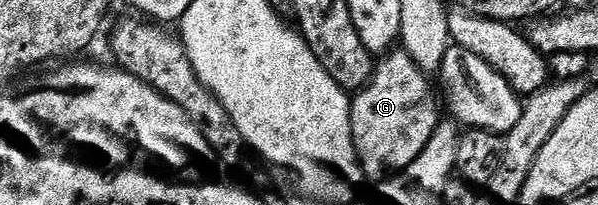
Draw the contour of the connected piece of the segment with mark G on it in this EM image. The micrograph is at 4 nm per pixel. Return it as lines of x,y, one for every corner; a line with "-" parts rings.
394,49
377,60
370,83
353,96
350,105
352,137
358,154
358,164
362,166
363,176
367,180
381,181
401,175
408,169
408,165
412,165
412,161
416,161
416,157
420,157
420,153
424,153
424,145
428,145
440,122
440,99
435,88
433,87
434,91
430,88
430,82
420,65
416,65
416,61
412,61
406,51

